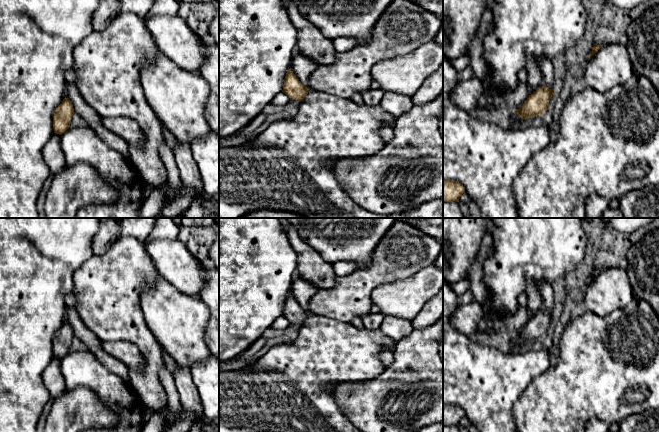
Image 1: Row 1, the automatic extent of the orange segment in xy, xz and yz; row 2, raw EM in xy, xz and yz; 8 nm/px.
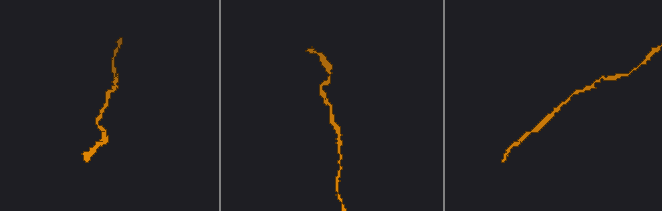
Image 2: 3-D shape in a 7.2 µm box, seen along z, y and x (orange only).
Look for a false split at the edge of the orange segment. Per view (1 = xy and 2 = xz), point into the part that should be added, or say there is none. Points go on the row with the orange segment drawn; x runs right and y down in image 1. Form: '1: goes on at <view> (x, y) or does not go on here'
1: does not go on here
2: does not go on here

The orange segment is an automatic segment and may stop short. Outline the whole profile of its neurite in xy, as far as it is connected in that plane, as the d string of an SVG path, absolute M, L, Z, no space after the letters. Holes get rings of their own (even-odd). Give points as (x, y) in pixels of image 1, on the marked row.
M64 98L53 116L54 133L62 135L69 127L74 114L74 108L69 98Z

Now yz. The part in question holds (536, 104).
M544 85L541 89L529 95L522 107L515 110L522 119L542 115L547 110L548 103L554 95L556 95L556 93Z

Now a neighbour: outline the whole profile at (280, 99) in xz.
M278 93L271 101L274 105L283 106L290 102L290 98L284 93Z

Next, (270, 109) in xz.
M290 100L289 103L283 106L274 105L272 102L270 102L262 112L268 116L281 111L292 110L296 107L299 107L300 104L301 101L299 100Z

